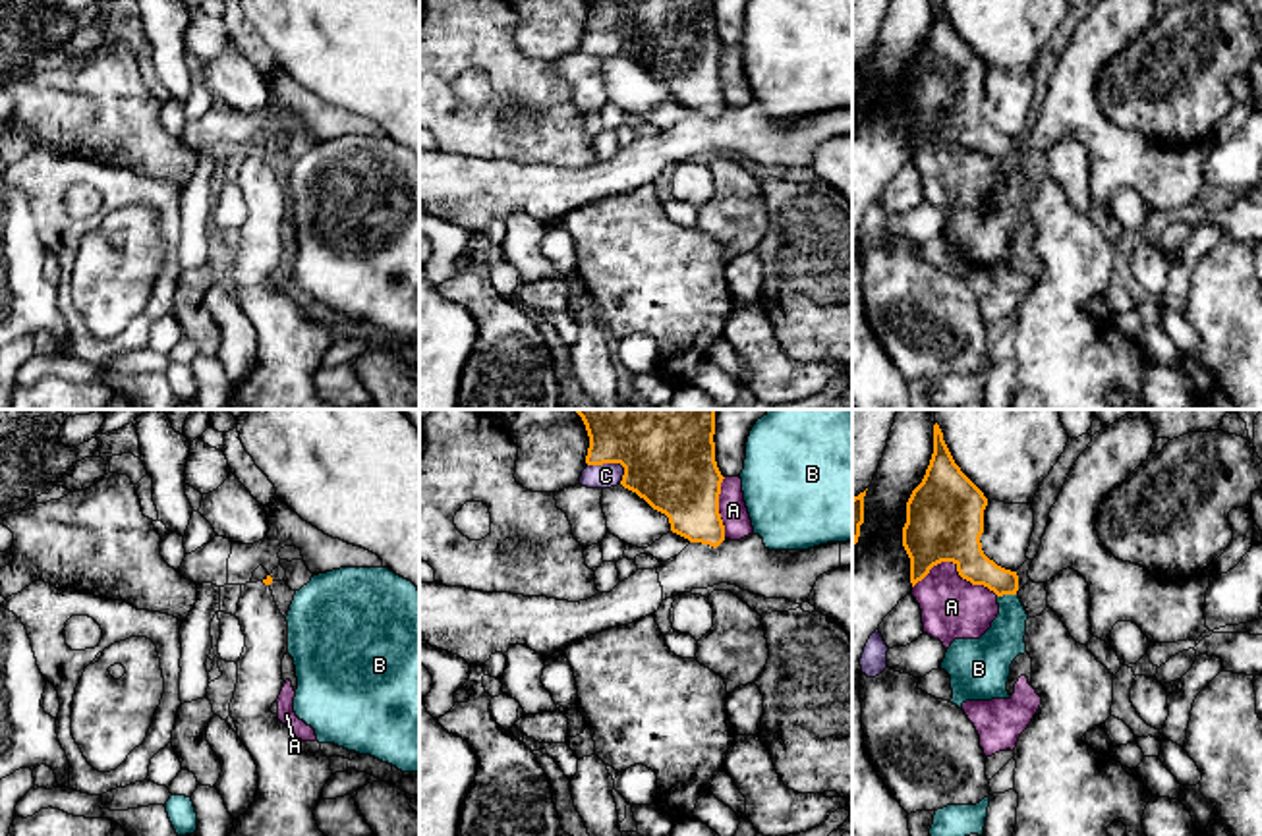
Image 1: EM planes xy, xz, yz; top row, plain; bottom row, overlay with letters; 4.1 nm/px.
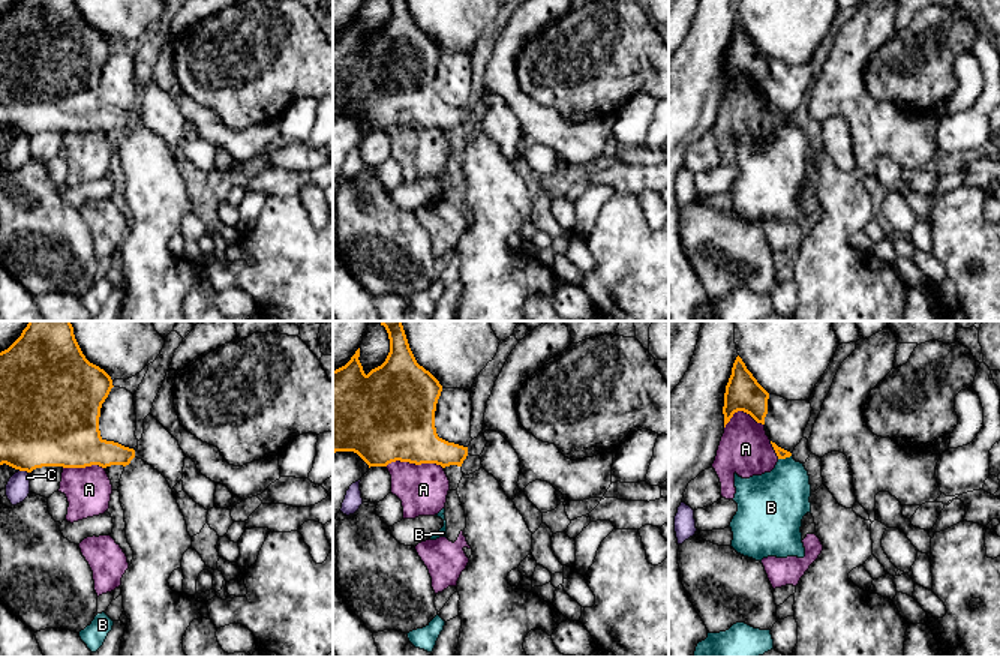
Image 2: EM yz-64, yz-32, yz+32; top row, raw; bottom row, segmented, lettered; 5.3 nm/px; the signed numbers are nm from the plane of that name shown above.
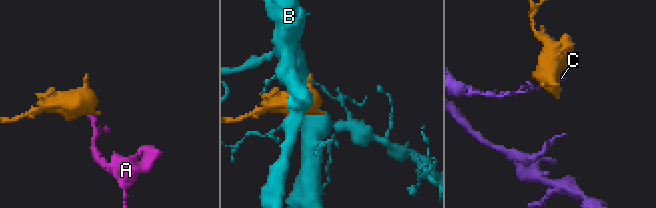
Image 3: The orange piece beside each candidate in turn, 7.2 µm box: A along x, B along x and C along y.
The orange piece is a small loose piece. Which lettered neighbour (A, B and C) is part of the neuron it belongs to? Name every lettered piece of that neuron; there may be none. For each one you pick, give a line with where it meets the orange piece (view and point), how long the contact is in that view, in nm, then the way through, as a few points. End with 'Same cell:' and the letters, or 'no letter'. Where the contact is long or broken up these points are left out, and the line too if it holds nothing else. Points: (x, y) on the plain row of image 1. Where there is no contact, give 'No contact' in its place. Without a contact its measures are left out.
Same cell: no letter

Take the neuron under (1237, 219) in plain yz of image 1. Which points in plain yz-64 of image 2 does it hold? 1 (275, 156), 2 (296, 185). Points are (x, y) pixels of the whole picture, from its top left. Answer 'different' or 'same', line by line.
1: different
2: same

